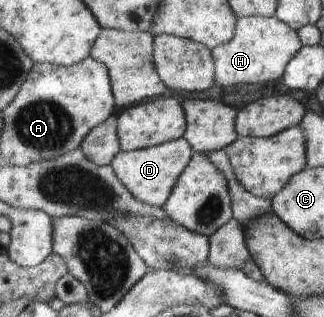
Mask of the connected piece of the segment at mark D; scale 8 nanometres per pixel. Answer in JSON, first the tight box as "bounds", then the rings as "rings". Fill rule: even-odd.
{"bounds":[111,138,195,208],"rings":[[[180,138],[176,141],[166,142],[143,150],[121,151],[112,160],[111,166],[115,169],[120,181],[138,201],[163,208],[170,199],[179,177],[183,175],[185,169],[190,165],[195,152],[190,143],[186,141],[186,138]]]}

